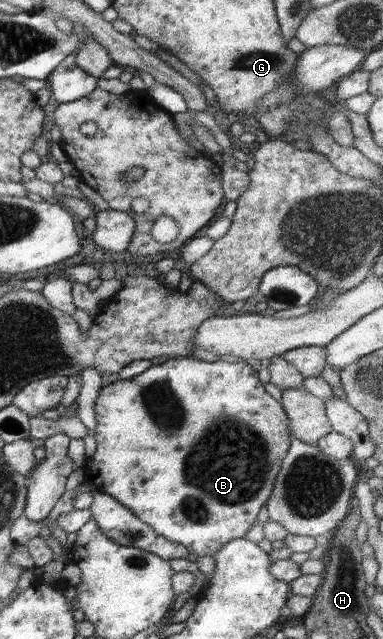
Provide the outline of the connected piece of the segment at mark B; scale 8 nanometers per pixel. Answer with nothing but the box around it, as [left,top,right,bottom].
[84,356,290,557]

